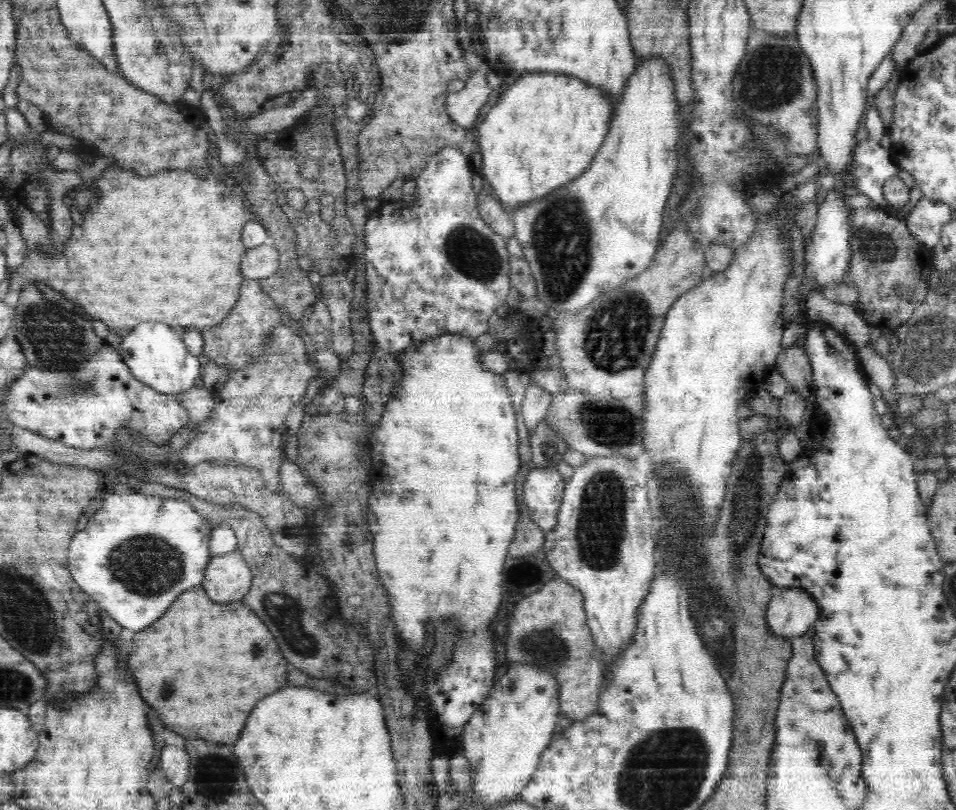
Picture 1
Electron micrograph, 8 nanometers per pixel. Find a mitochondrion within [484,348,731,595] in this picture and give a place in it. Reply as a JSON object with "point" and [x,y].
{"point":[601,521]}

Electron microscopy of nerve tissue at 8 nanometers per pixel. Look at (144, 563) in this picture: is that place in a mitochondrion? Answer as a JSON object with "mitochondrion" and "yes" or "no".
{"mitochondrion":"yes"}

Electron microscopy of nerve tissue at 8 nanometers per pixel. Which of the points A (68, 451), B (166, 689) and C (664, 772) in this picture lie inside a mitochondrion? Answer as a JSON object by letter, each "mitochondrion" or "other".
{"A":"other","B":"mitochondrion","C":"mitochondrion"}

